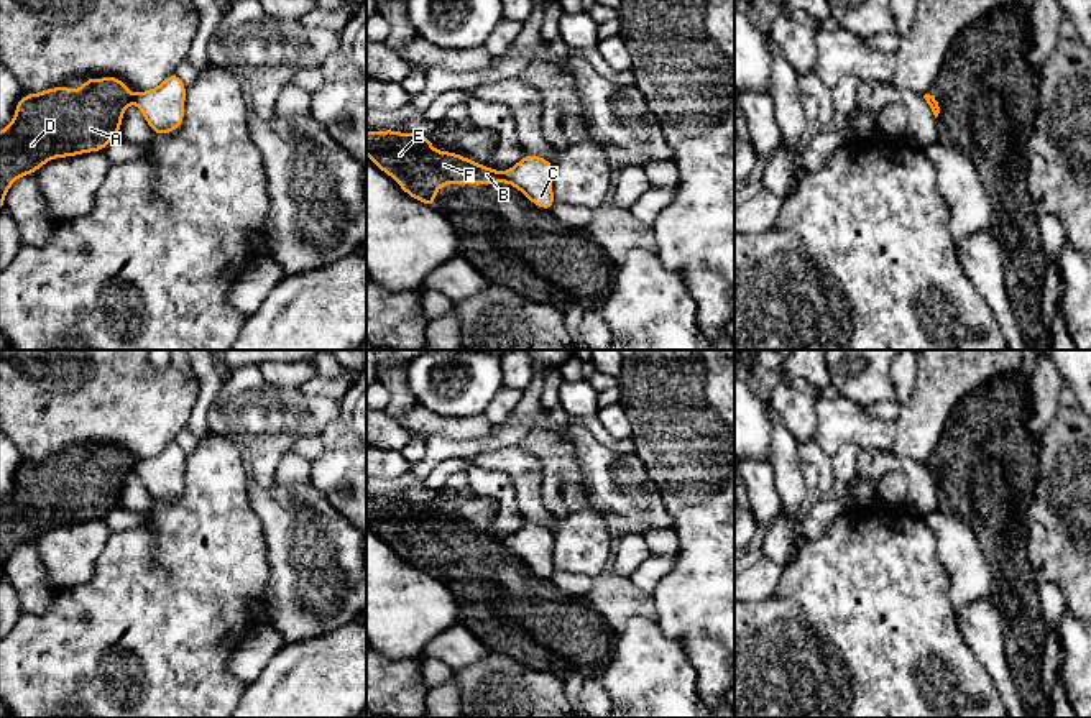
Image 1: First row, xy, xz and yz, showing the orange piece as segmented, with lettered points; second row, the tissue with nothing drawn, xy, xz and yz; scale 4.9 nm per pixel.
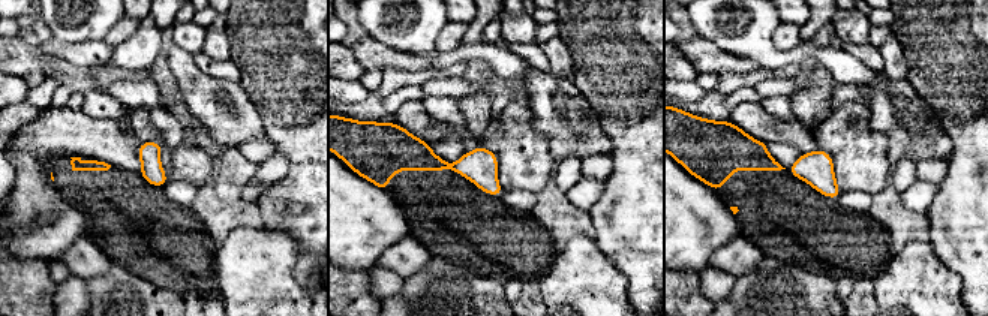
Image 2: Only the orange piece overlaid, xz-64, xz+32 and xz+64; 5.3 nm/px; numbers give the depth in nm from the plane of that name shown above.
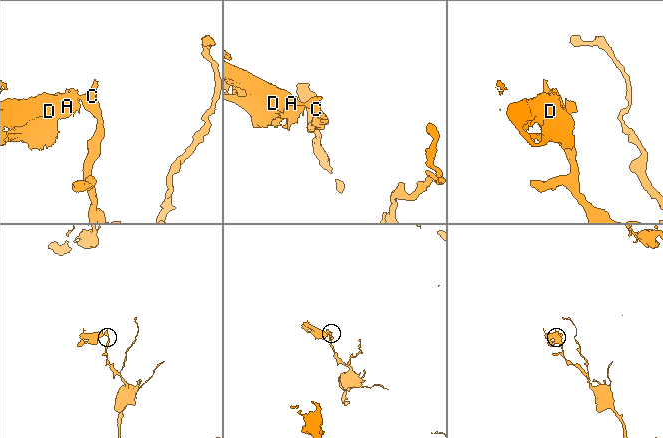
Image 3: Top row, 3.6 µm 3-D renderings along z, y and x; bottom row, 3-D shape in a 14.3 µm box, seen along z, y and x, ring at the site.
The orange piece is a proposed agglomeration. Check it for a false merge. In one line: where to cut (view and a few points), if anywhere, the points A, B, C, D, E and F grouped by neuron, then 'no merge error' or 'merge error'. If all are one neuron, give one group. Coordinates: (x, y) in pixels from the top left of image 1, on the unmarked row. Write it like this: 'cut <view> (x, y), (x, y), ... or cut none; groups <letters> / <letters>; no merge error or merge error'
cut xz (501, 541), (506, 549); groups A B D E F / C; merge error

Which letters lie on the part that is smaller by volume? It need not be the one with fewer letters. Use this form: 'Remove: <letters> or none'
Remove: A, B, D, E, F

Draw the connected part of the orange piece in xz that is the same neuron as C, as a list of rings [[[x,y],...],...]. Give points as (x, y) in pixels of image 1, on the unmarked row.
[[[526,522],[513,536],[503,541],[506,550],[521,559],[534,573],[552,578],[554,534],[542,524]]]

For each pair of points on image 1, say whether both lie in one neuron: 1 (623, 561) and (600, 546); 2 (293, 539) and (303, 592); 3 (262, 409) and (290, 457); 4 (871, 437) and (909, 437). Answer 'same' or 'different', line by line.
1: different
2: same
3: different
4: different

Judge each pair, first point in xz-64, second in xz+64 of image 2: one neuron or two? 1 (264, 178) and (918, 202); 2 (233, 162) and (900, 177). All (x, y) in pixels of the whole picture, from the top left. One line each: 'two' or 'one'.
1: one
2: one

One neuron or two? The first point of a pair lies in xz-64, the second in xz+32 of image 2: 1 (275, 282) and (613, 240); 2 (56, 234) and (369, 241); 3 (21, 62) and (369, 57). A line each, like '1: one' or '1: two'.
1: two
2: one
3: two

